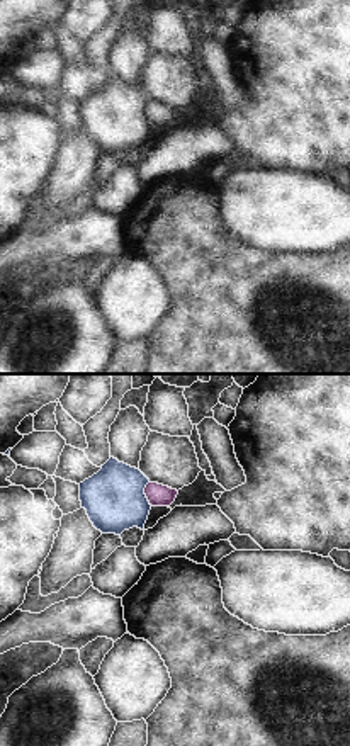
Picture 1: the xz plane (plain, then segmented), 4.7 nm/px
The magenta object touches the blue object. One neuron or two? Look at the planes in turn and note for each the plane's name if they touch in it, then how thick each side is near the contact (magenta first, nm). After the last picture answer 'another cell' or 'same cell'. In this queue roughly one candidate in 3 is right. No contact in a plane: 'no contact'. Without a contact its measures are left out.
xz | 110/300 nm

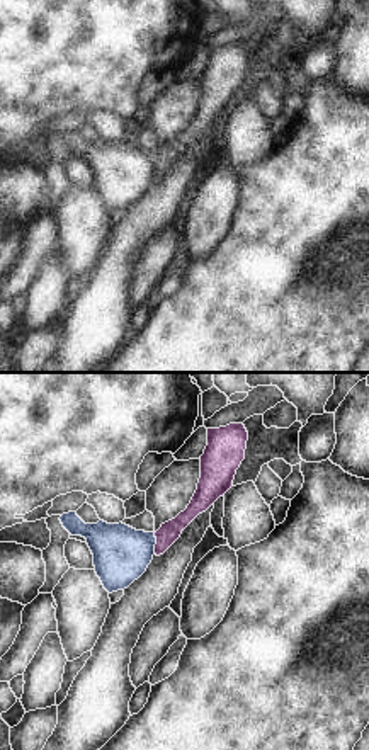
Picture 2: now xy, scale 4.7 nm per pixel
xy | 100/280 nm

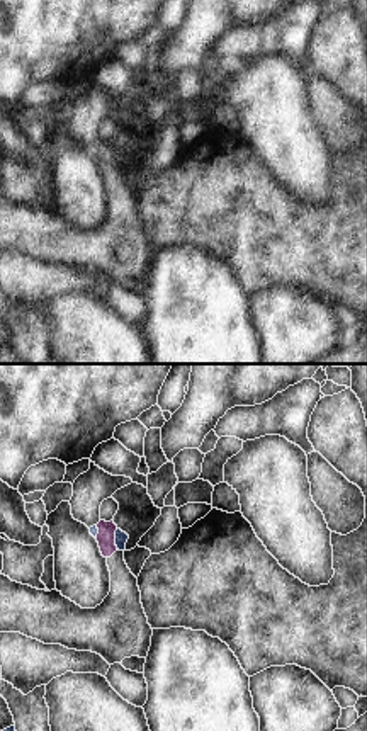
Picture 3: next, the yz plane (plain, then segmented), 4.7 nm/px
yz | 90/60 nm

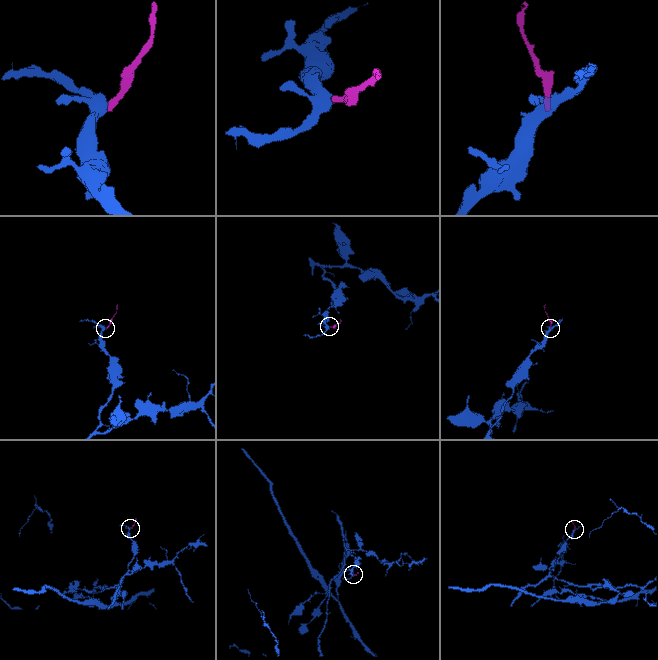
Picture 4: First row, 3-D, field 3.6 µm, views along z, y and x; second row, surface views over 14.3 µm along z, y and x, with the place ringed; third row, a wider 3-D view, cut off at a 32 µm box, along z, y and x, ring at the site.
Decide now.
another cell

